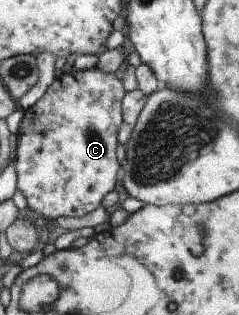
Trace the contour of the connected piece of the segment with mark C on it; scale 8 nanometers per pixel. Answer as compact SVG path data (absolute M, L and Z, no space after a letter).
M97 66L88 70L73 70L71 73L64 73L60 78L54 80L53 85L49 87L47 93L43 97L30 107L24 110L24 118L21 129L17 136L17 148L16 148L16 170L17 170L17 183L18 189L22 192L27 201L27 205L34 213L39 213L44 216L45 219L59 219L59 217L81 217L81 215L87 215L91 211L95 211L107 193L116 190L118 186L117 179L119 179L119 161L117 161L117 144L118 133L122 128L124 122L123 104L126 98L127 92L123 87L123 81L121 75L113 72L103 71Z

